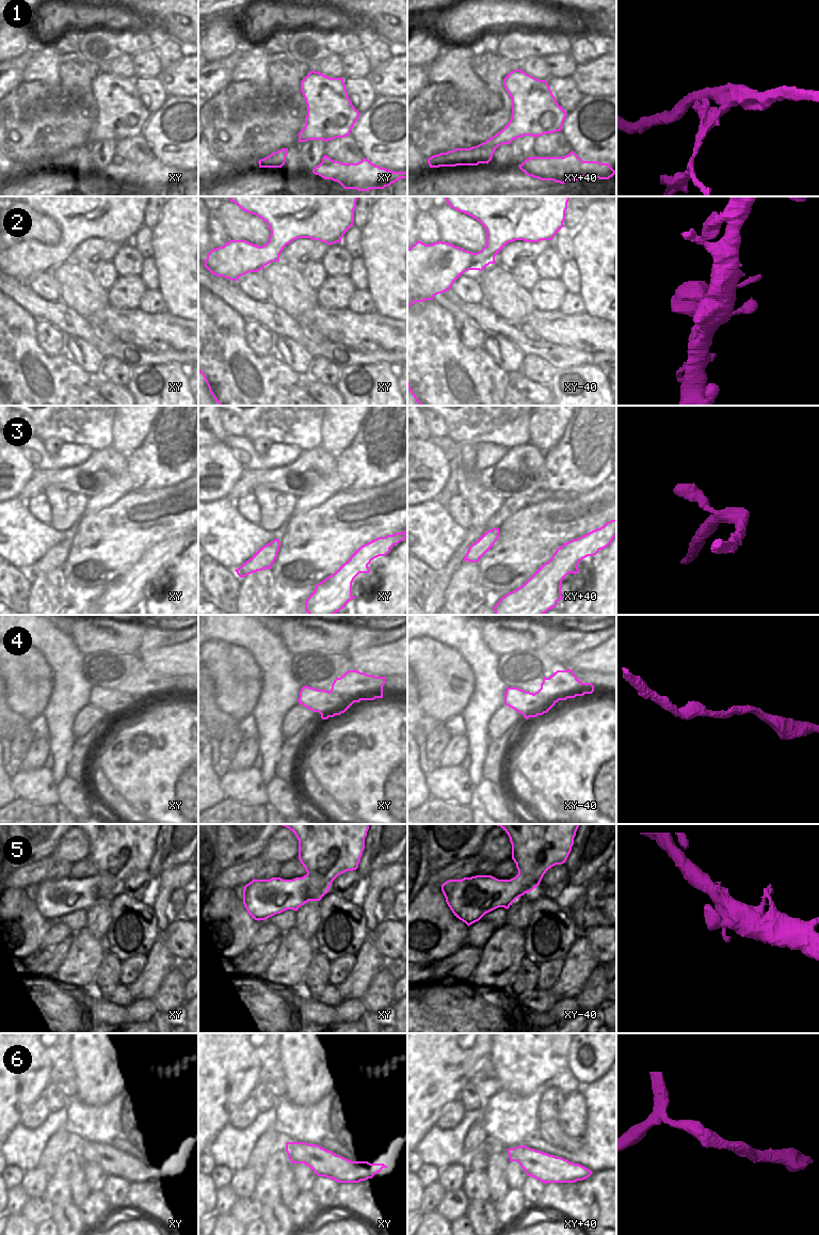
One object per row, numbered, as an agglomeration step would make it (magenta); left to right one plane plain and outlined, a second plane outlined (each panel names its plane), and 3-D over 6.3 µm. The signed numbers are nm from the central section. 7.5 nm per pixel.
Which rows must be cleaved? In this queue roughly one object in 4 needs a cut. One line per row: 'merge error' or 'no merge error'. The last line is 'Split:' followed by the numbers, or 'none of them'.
1: merge error
2: no merge error
3: no merge error
4: no merge error
5: no merge error
6: no merge error
Split: 1

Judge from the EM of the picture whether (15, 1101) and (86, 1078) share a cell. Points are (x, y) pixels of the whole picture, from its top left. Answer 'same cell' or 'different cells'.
different cells

